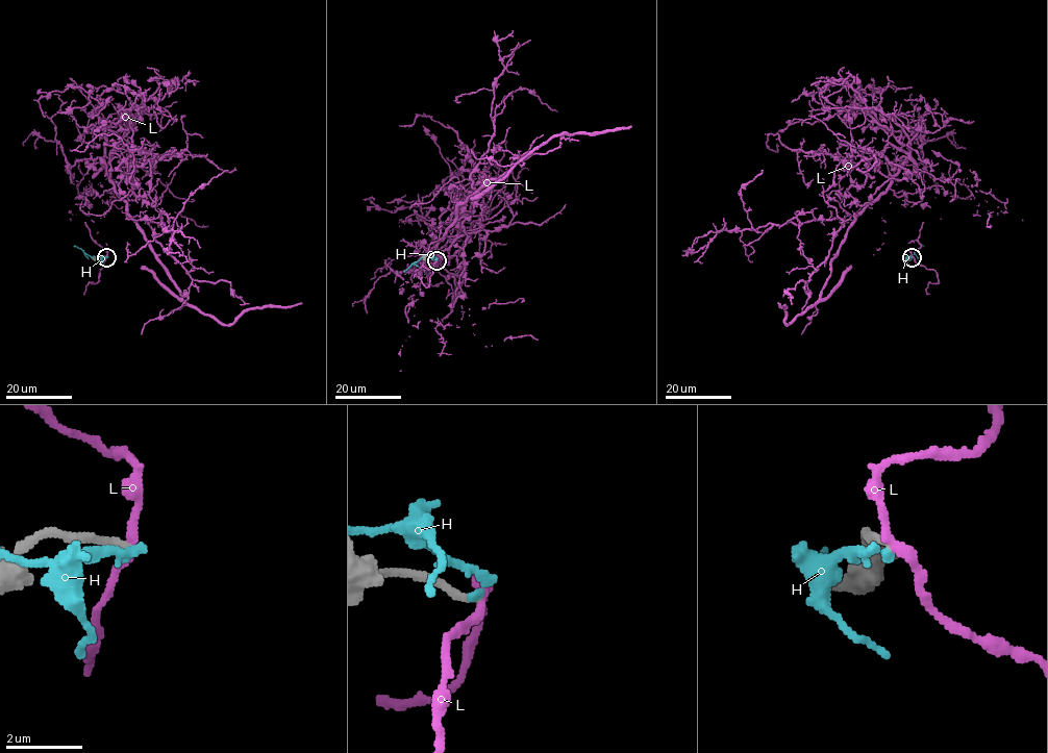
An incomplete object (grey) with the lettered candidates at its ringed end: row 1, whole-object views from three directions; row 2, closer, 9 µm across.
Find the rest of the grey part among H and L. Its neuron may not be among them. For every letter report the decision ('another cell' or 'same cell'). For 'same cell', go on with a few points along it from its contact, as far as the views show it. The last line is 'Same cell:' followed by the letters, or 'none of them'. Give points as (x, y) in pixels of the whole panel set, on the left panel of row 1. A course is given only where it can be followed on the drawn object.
H: another cell
L: another cell
Same cell: none of them

